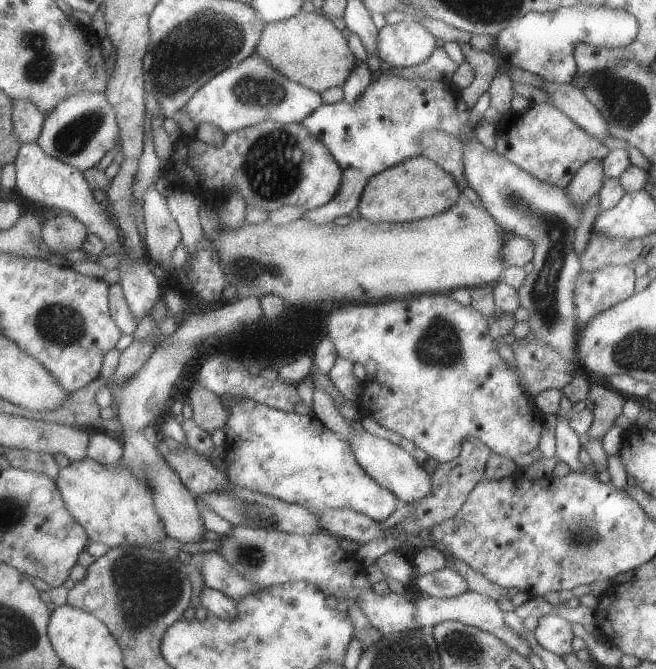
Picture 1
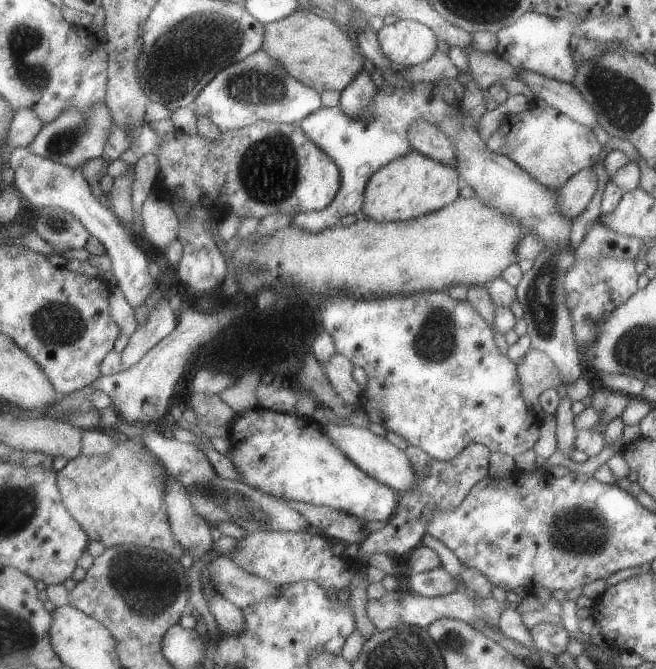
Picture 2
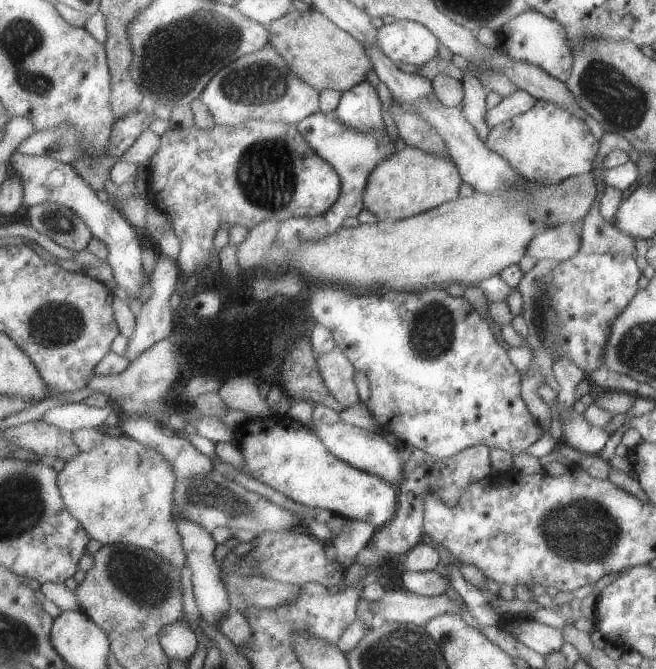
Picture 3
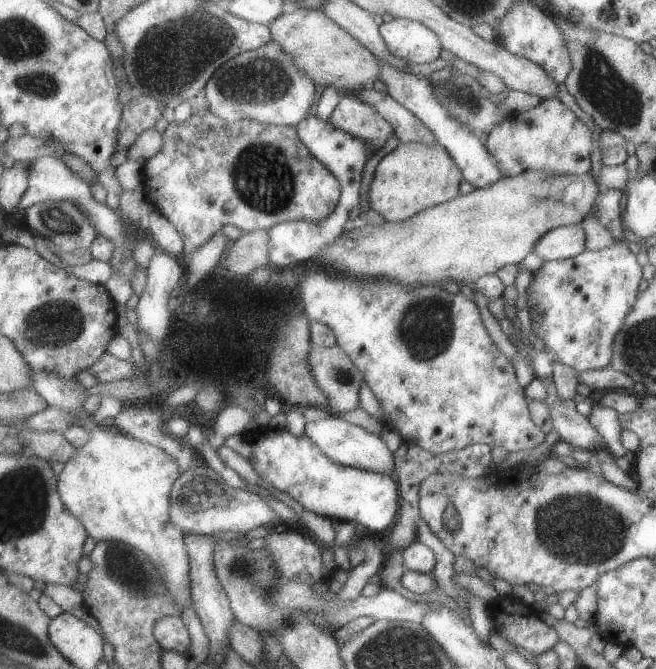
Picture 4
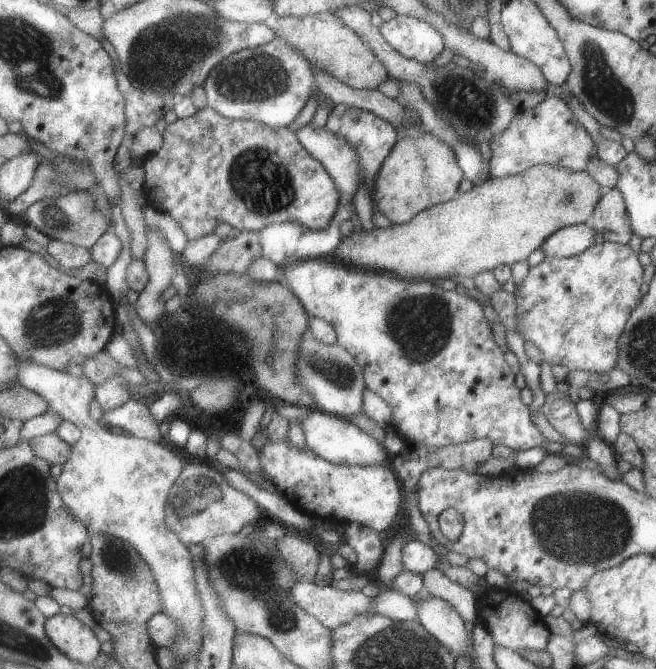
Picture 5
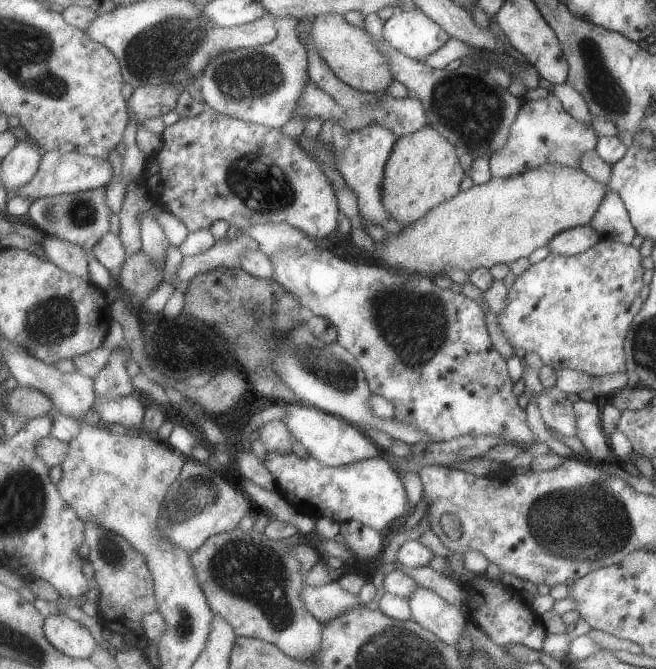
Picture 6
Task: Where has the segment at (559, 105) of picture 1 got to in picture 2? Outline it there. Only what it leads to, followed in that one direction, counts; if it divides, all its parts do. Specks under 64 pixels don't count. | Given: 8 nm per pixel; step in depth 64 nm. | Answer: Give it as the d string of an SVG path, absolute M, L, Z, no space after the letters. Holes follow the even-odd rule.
M519 68L516 72L519 74L518 80L525 84L537 99L543 100L548 106L589 129L599 127L595 114L570 83L549 79L526 69Z

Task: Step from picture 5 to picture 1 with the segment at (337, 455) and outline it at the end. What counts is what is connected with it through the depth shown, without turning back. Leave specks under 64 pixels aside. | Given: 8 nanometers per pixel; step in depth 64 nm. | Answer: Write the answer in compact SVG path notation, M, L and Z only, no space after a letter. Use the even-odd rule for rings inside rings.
M359 426L352 435L349 435L348 446L352 449L362 468L384 488L390 489L401 501L401 504L411 503L426 498L432 492L431 476L428 471L401 446L389 440L371 434Z

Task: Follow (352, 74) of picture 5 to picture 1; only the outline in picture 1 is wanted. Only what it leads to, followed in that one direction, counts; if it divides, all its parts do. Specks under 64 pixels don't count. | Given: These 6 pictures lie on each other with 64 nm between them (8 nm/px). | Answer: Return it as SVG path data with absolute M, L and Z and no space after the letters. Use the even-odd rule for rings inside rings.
M301 12L288 20L267 23L257 53L265 57L275 69L290 77L291 80L321 94L334 87L344 87L358 66L357 56L353 54L345 34L322 12Z

